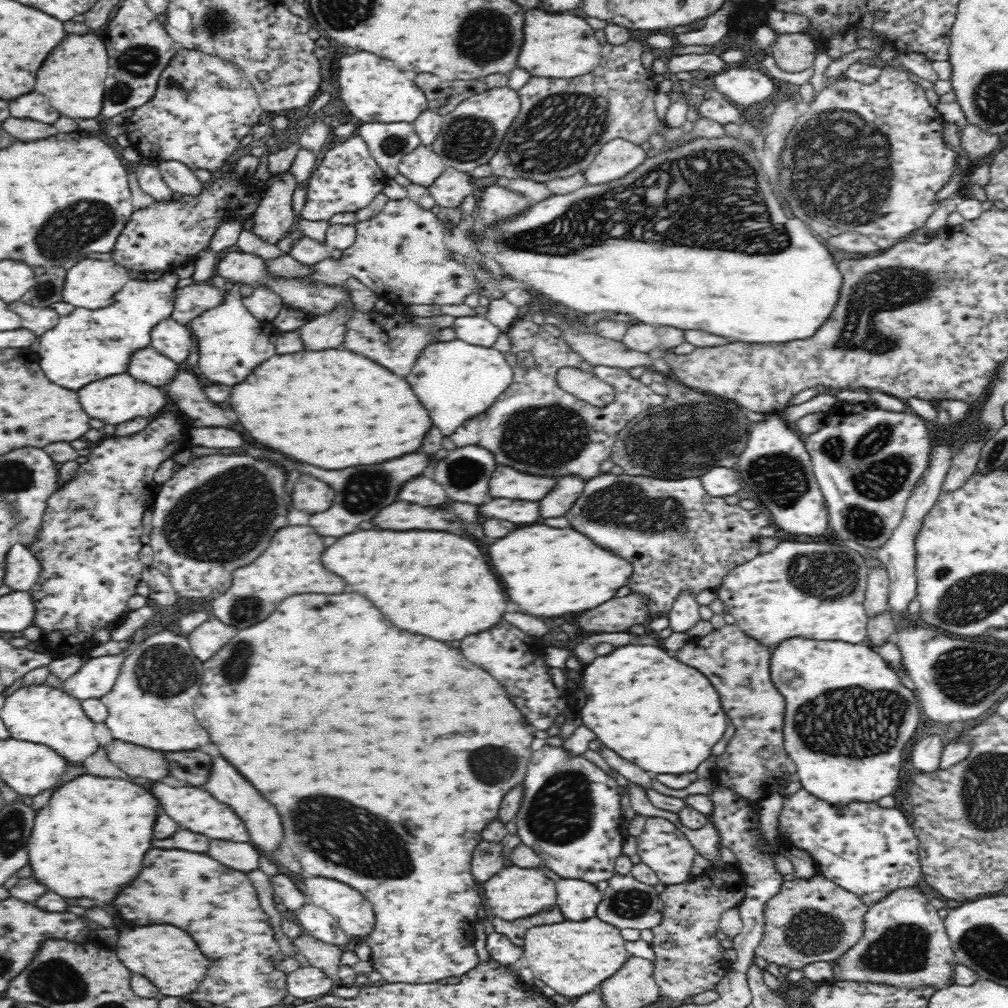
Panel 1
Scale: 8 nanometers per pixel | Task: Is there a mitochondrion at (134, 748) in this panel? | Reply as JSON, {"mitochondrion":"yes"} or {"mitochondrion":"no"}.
{"mitochondrion":"no"}

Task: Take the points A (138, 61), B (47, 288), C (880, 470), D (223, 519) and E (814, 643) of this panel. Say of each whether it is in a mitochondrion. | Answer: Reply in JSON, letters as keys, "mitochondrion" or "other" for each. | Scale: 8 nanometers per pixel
{"A":"mitochondrion","B":"mitochondrion","C":"mitochondrion","D":"mitochondrion","E":"other"}

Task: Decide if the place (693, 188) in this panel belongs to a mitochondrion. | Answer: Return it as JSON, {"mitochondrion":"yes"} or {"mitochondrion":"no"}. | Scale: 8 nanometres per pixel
{"mitochondrion":"yes"}

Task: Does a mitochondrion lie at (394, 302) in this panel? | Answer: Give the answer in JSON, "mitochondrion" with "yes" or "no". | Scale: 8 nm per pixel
{"mitochondrion":"no"}

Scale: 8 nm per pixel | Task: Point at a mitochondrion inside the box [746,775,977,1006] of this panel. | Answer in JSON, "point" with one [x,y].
{"point":[904,949]}

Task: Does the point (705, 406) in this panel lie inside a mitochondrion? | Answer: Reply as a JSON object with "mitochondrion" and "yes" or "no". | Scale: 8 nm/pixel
{"mitochondrion":"yes"}

